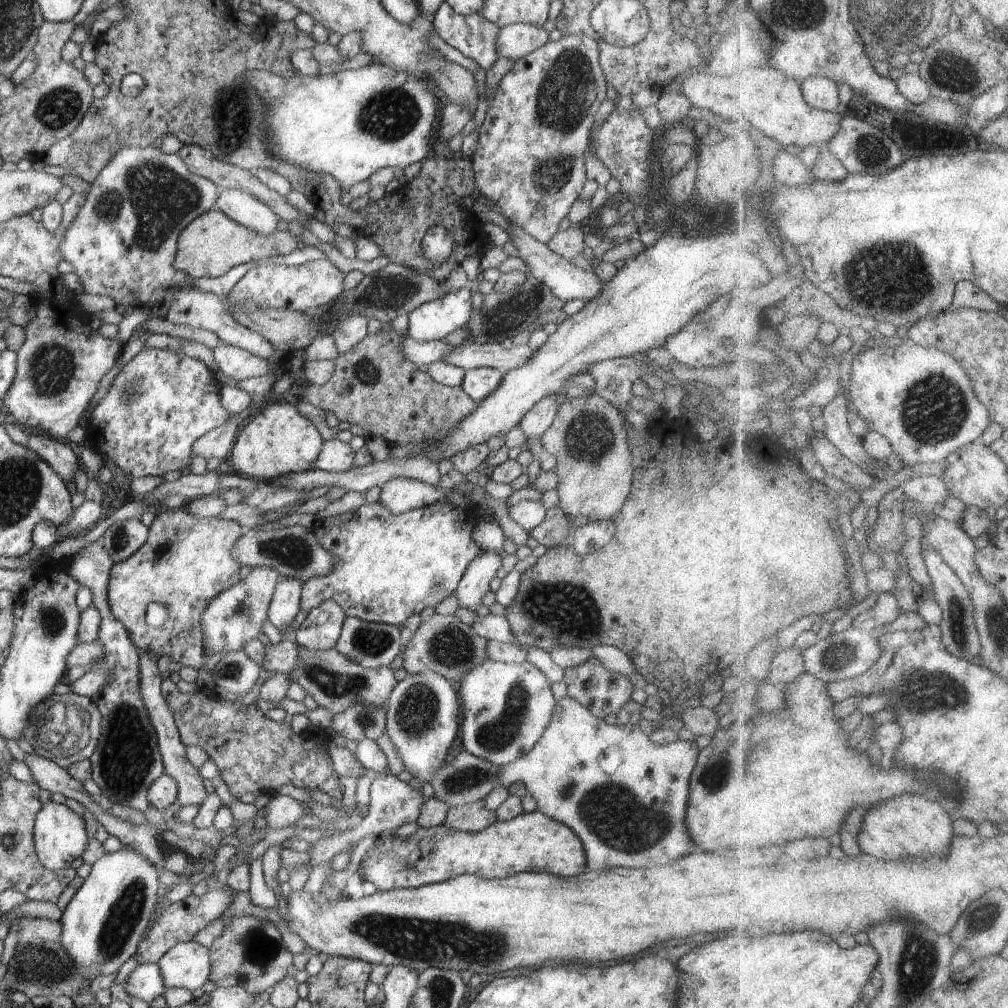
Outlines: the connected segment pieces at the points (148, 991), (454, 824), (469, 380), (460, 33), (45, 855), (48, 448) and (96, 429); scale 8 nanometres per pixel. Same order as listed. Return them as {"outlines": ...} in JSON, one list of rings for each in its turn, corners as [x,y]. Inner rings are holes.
{"outlines":[[[[156,963],[138,965],[128,976],[128,980],[122,986],[132,998],[143,1000],[149,1004],[156,996],[165,992],[162,972]]],[[[478,800],[469,805],[450,807],[443,825],[452,830],[477,833],[496,821],[496,812],[486,807],[485,800]]],[[[478,367],[467,370],[460,386],[472,400],[481,402],[486,396],[490,396],[504,378],[504,373],[495,368]]],[[[446,1],[438,6],[431,21],[438,36],[448,46],[472,58],[486,71],[494,66],[498,58],[496,38],[500,32],[496,24],[479,14],[462,16],[454,12]]],[[[48,801],[42,804],[34,822],[34,850],[44,868],[51,871],[67,869],[88,848],[88,834],[84,819],[64,803]]],[[[36,433],[28,434],[27,440],[26,447],[46,461],[63,481],[74,480],[79,468],[78,457],[68,443]]],[[[147,348],[124,365],[115,376],[108,392],[93,409],[89,429],[92,430],[91,447],[103,460],[114,462],[132,478],[162,477],[172,470],[184,470],[191,462],[192,444],[203,434],[222,426],[231,414],[220,400],[221,384],[202,361],[172,350]],[[134,388],[134,396],[124,400],[124,392]]]]}

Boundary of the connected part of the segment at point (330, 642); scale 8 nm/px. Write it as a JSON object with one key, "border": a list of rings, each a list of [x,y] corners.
{"border":[[[324,600],[322,604],[309,609],[307,617],[292,633],[291,639],[304,648],[327,651],[338,642],[346,617],[336,602]]]}

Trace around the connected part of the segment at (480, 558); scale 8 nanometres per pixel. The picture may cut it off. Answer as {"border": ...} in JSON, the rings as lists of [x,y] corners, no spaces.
{"border":[[[483,550],[472,559],[455,588],[459,606],[476,610],[489,590],[490,582],[502,564],[502,555],[492,550]]]}

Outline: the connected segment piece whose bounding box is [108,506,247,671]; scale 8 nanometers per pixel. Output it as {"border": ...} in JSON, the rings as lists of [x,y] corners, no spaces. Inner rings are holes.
{"border":[[[183,506],[179,508],[161,508],[149,526],[146,542],[126,560],[112,566],[108,578],[108,608],[120,624],[124,624],[134,648],[148,650],[158,660],[166,655],[172,658],[176,667],[190,666],[199,670],[207,663],[203,651],[203,634],[201,629],[202,613],[224,589],[232,588],[240,580],[240,564],[232,558],[232,546],[247,529],[238,522],[222,518],[200,518],[192,516]],[[150,603],[162,604],[167,610],[163,625],[153,627],[146,622],[146,610]]]}

